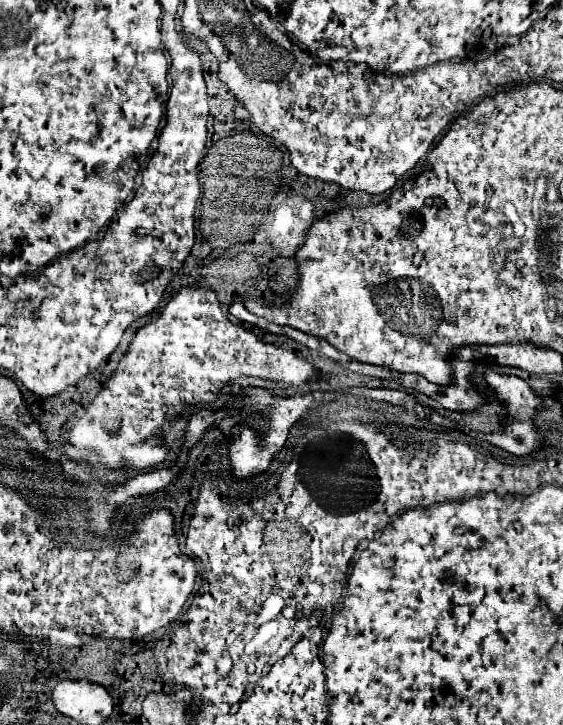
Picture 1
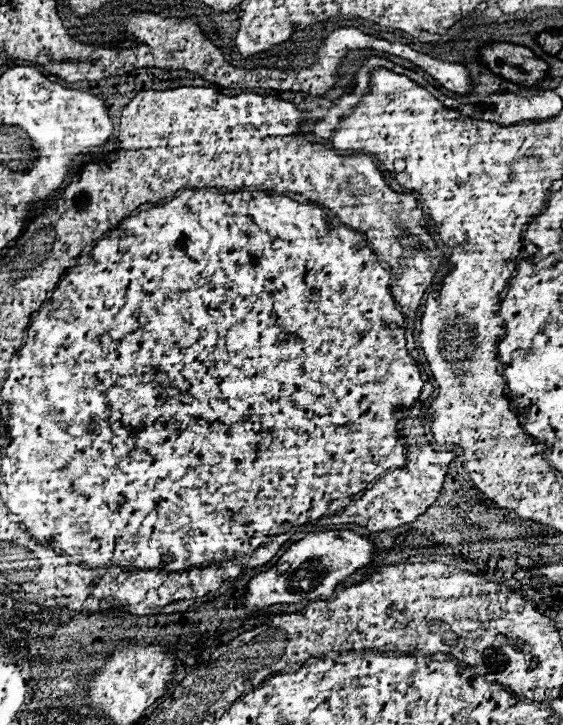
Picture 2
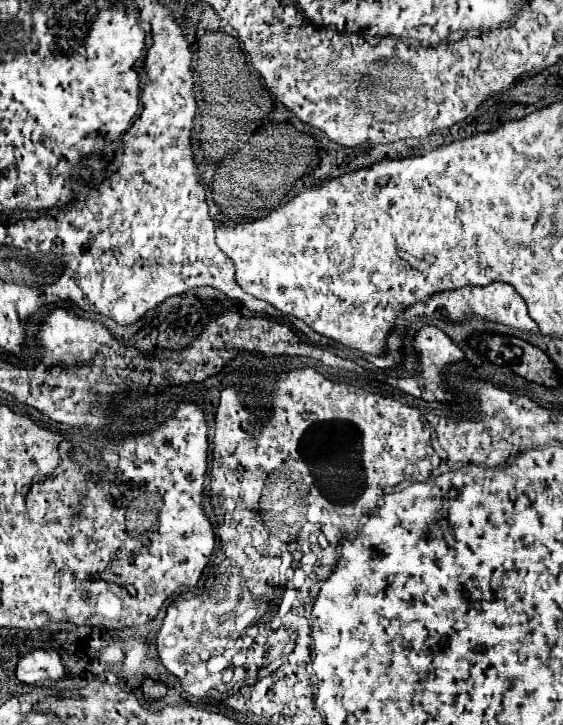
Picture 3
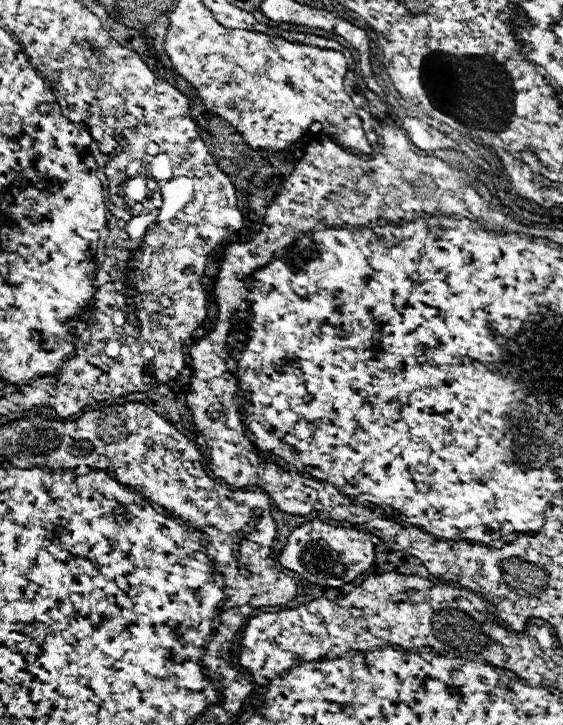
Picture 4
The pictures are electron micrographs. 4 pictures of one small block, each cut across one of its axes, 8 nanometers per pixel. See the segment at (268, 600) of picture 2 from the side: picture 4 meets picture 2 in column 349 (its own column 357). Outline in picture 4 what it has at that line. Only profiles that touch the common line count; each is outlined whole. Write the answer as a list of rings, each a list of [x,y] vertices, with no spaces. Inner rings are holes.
[[[316,518],[292,530],[280,554],[280,564],[302,574],[302,578],[316,586],[342,588],[344,584],[350,584],[356,576],[360,576],[374,564],[374,544],[370,542],[370,536],[364,532],[336,528]]]

